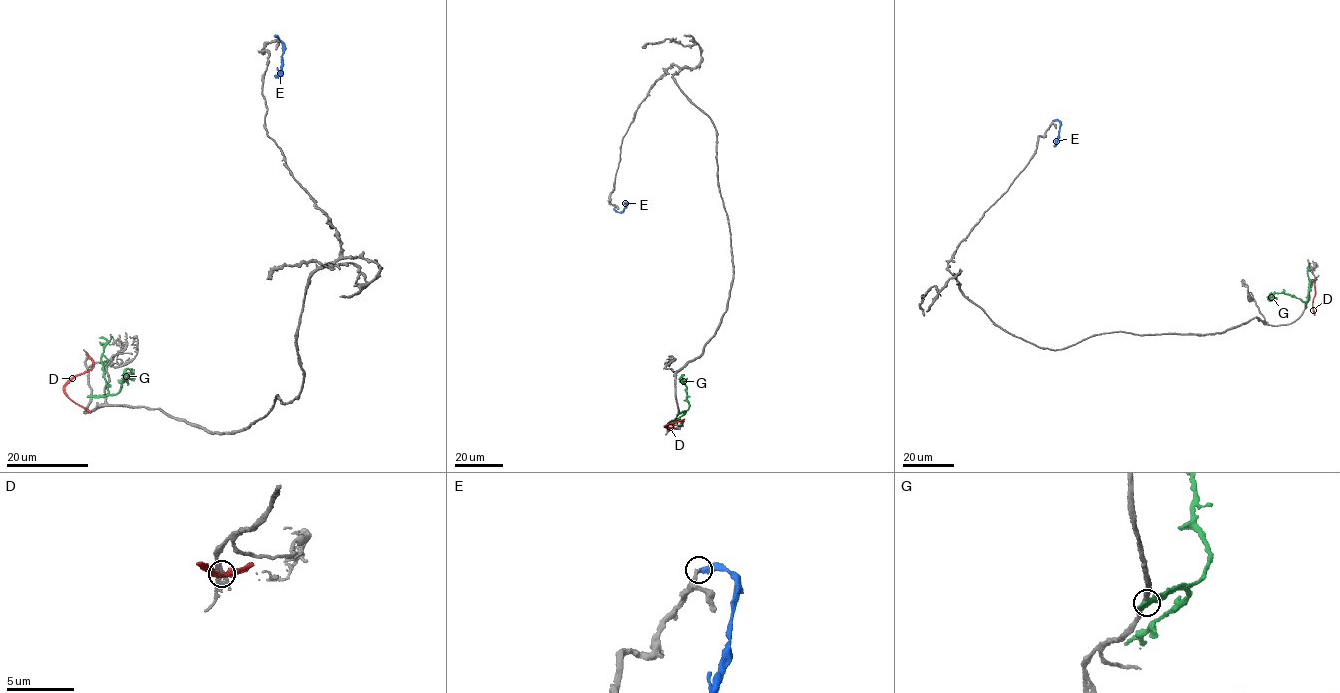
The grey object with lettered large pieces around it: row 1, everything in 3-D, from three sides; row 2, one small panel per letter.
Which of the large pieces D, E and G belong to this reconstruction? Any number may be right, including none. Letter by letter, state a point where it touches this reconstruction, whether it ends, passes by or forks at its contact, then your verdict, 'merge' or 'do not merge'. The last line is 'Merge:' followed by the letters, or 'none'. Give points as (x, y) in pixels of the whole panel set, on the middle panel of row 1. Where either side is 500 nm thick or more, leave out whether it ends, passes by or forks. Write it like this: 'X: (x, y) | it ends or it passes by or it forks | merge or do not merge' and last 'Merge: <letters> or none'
D: (668, 428) | it ends | do not merge
E: (614, 208) | it ends | merge
G: (678, 413) | it ends | do not merge
Merge: E

